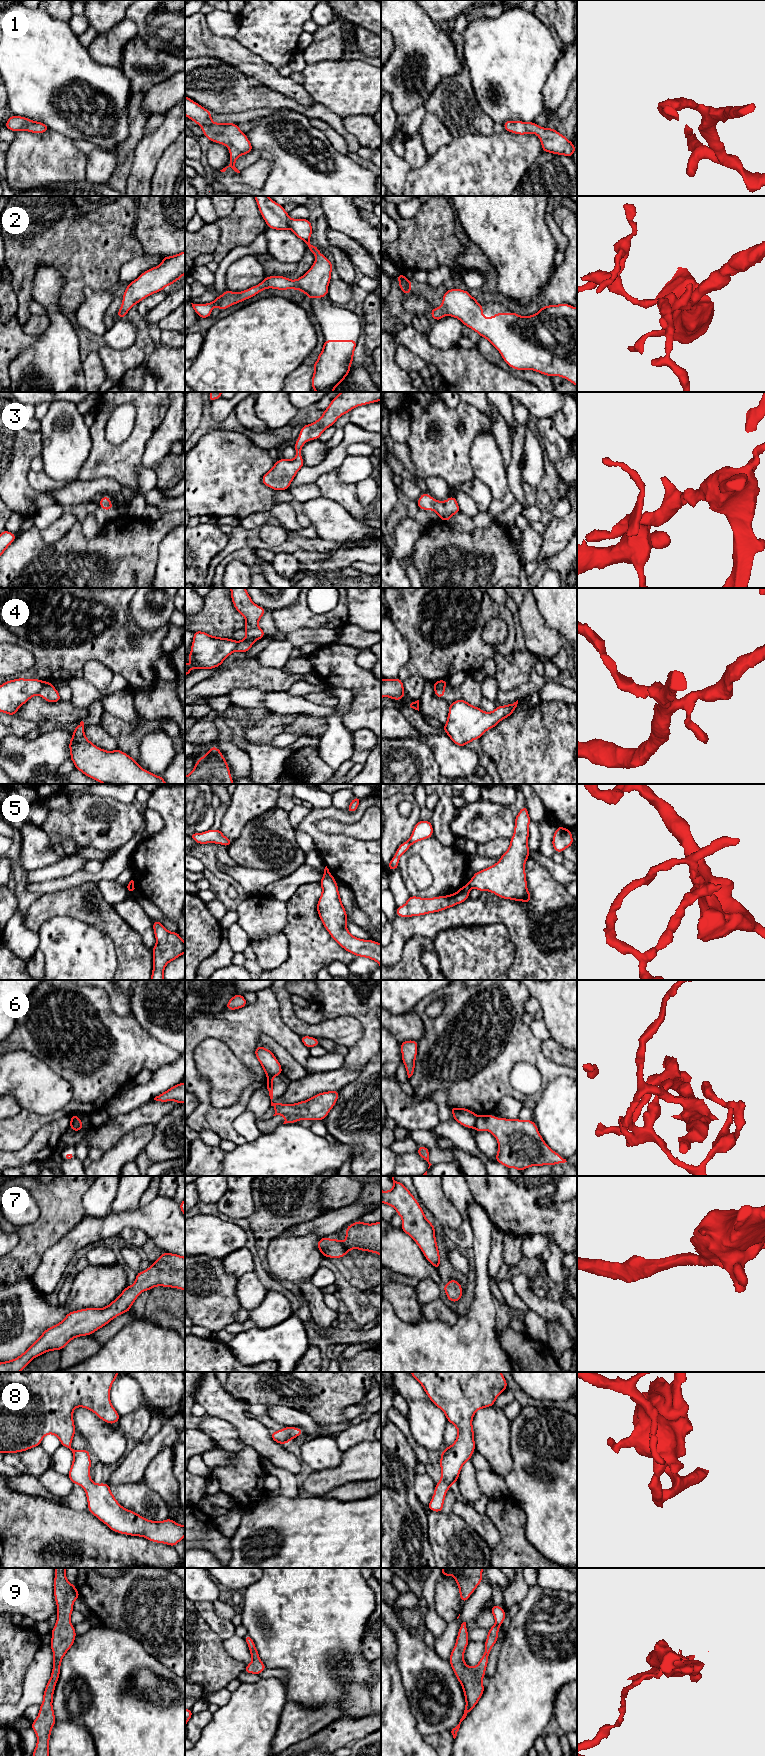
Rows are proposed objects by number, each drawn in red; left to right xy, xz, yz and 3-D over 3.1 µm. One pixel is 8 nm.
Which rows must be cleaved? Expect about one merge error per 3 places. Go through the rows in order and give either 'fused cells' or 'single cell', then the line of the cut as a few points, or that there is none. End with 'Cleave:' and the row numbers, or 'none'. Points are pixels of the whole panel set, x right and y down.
1: single cell; cut none
2: single cell; cut none
3: single cell; cut none
4: fused cells; cut xy (44, 682), (37, 693)
5: fused cells; cut yz (467, 884), (471, 887)
6: fused cells; cut yz (478, 1117), (474, 1127)
7: single cell; cut none
8: single cell; cut none
9: single cell; cut none
Cleave: 4, 5, 6

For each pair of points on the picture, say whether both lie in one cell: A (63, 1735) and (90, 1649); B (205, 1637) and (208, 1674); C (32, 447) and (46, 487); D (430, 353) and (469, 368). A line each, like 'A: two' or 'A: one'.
A: two
B: one
C: two
D: one

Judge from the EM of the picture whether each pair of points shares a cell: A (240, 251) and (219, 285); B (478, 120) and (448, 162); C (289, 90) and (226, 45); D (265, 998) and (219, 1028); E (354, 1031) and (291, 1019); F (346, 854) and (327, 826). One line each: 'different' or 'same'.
A: same
B: different
C: same
D: same
E: same
F: different

